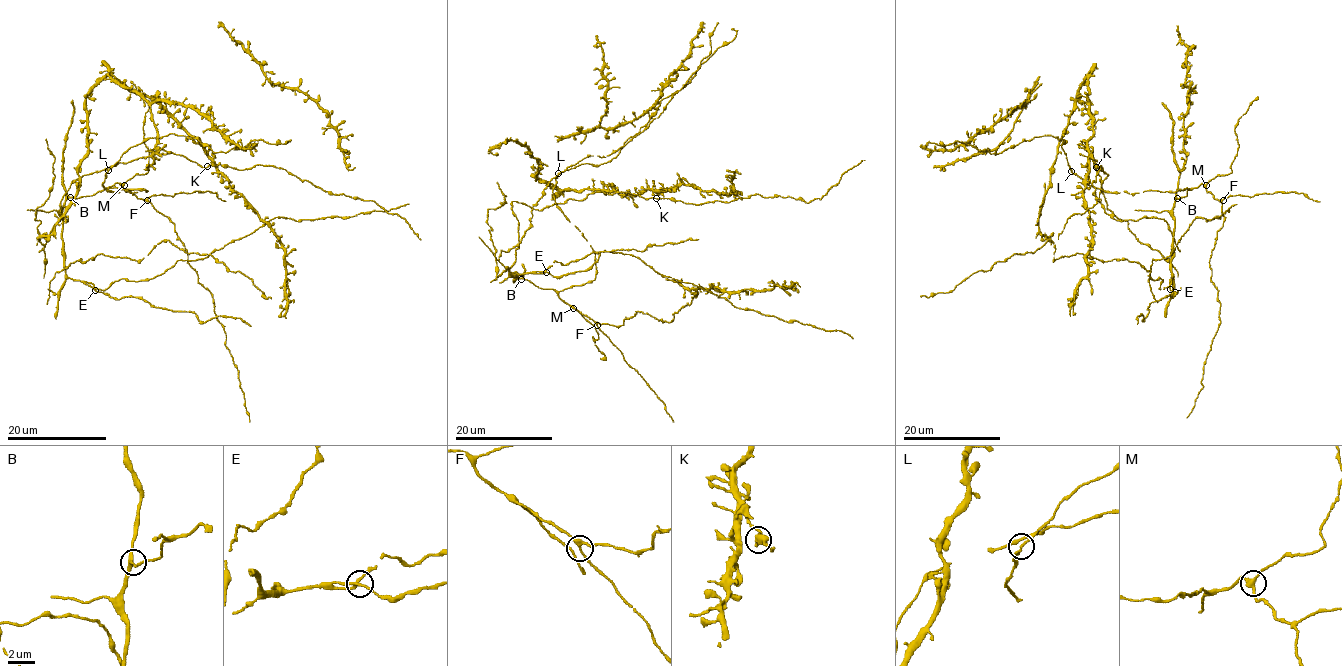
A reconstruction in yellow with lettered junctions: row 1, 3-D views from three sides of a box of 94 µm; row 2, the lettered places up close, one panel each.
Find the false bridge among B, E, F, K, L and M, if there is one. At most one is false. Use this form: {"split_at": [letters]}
{"split_at": []}

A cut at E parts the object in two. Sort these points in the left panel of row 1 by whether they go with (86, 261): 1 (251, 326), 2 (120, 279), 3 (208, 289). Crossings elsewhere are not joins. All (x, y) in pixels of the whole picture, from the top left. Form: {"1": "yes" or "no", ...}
{"1": "no", "2": "yes", "3": "yes"}

